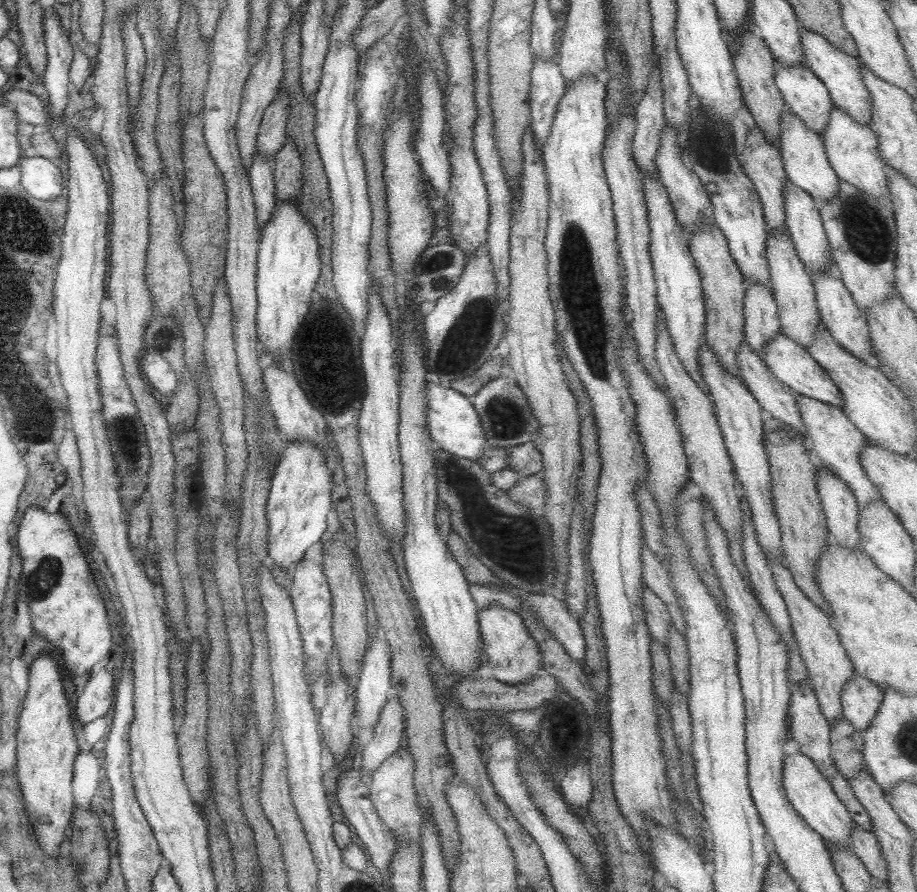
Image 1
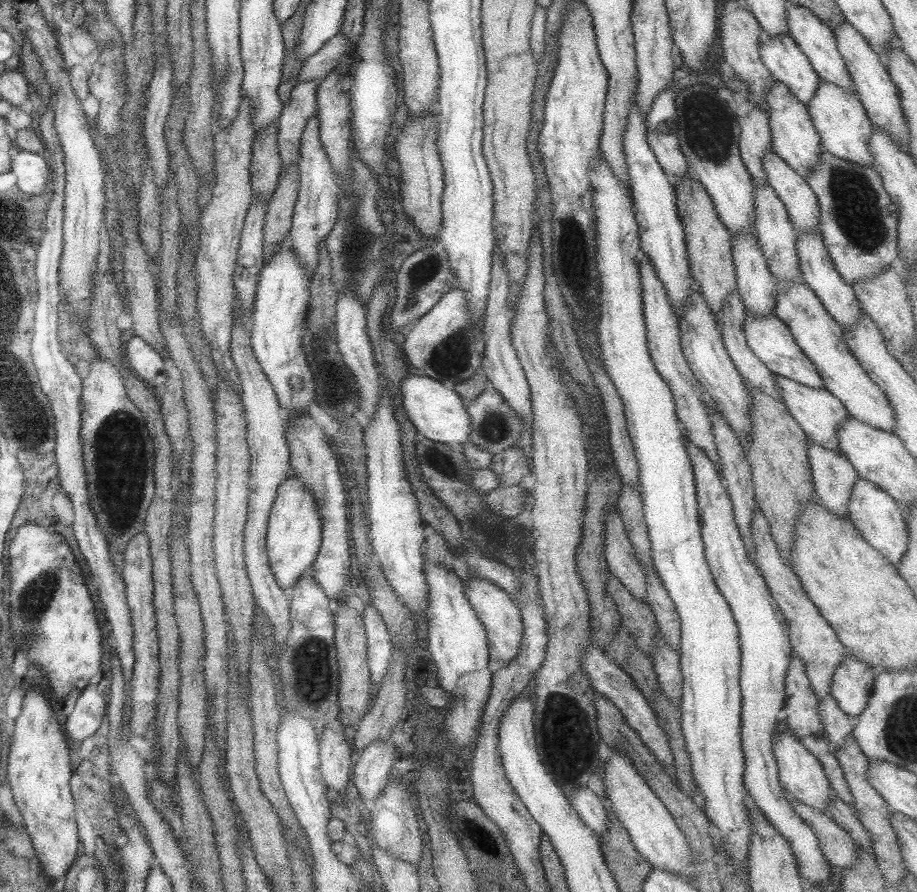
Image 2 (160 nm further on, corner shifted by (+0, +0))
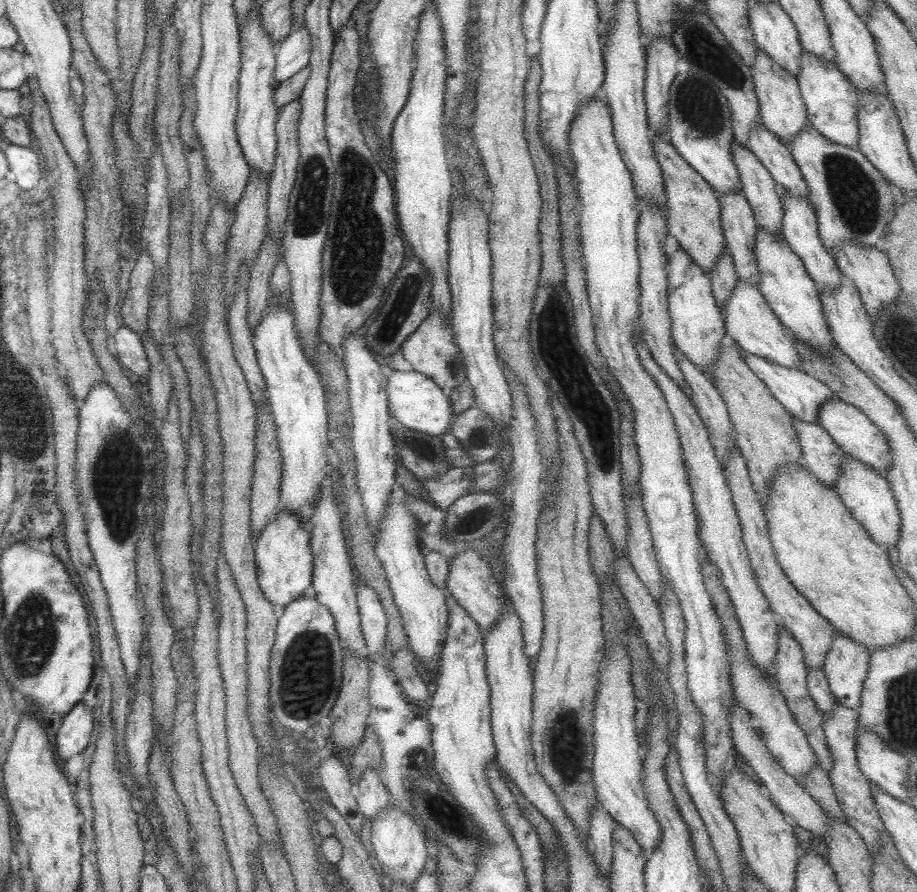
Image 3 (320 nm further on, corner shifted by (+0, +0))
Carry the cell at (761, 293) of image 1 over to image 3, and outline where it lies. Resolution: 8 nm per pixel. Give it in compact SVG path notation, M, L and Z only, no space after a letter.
M740 190L719 195L718 201L724 248L731 257L735 274L738 279L756 285L758 270L752 246L757 226L751 207Z

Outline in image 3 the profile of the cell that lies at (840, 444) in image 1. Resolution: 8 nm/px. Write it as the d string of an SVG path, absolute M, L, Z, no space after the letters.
M745 354L744 361L747 368L766 386L771 396L795 420L801 420L805 424L817 424L817 412L821 408L821 403L829 399L837 399L821 381L805 374L803 371L773 364L771 361L755 355Z

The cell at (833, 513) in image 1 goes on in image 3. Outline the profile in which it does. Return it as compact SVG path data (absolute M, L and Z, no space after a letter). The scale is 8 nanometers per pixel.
M793 418L793 429L801 452L800 465L823 486L833 490L839 474L838 466L845 460L845 454L817 424L805 424Z

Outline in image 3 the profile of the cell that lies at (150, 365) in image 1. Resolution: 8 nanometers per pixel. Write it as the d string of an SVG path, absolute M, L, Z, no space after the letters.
M125 325L118 326L115 334L110 333L114 344L114 357L118 360L121 368L127 368L137 376L146 376L148 362L142 345L142 340Z

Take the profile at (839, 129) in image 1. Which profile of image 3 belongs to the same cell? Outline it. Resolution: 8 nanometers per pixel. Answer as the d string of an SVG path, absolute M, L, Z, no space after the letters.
M801 50L797 83L805 107L806 122L821 136L834 143L855 149L857 140L856 100L858 92L833 62L826 63L814 54Z

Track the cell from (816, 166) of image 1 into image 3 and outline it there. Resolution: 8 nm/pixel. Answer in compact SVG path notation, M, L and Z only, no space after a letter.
M756 48L755 56L751 64L750 74L753 80L754 95L758 102L758 122L769 132L772 132L781 142L790 146L790 140L807 123L805 107L800 97L796 78L779 68L769 55Z

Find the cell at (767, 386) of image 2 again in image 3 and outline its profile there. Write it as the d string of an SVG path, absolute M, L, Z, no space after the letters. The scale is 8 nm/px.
M721 249L714 265L707 271L710 278L712 295L722 312L722 306L724 305L725 299L729 296L733 285L738 279L727 249Z

